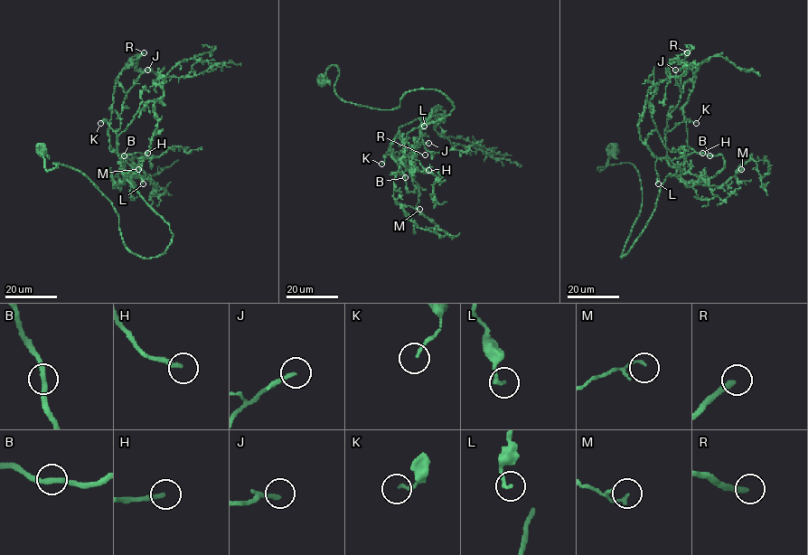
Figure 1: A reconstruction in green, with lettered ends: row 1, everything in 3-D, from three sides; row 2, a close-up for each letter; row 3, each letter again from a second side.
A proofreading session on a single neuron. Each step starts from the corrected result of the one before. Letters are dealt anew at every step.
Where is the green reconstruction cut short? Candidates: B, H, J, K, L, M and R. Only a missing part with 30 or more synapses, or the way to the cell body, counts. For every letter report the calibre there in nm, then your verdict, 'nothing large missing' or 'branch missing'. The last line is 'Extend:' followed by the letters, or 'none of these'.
B: 240 nm thick; nothing large missing
H: 240 nm thick; branch missing
J: 190 nm thick; nothing large missing
K: 130 nm thick; nothing large missing
L: 180 nm thick; nothing large missing
M: 140 nm thick; nothing large missing
R: 280 nm thick; branch missing
Extend: H, R

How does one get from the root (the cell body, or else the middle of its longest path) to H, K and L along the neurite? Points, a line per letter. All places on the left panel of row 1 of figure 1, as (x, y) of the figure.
H: (40, 149), (46, 169), (92, 183), (145, 258), (173, 236), (123, 175), (125, 155), (147, 153)
K: (40, 149), (46, 169), (76, 169), (110, 201), (131, 252), (159, 256), (170, 226), (100, 123)
L: (40, 149), (46, 169), (81, 172), (125, 245), (150, 258), (173, 234), (123, 175), (138, 157), (143, 183)

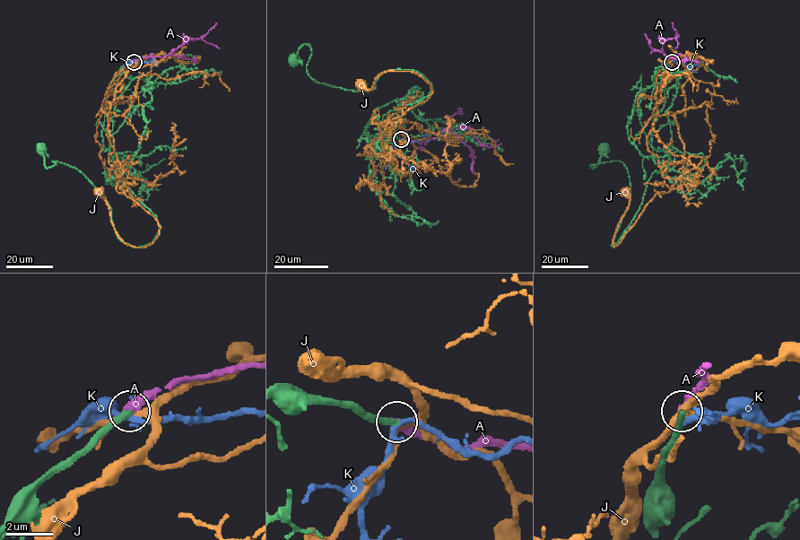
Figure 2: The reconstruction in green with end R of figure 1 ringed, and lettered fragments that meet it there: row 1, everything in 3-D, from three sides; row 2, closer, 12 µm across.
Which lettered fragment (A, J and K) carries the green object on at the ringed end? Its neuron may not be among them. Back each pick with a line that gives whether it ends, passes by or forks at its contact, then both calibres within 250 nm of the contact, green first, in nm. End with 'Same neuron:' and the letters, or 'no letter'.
A: It ends there. Thickness 320 nm (green) against 360 nm
Same neuron: A

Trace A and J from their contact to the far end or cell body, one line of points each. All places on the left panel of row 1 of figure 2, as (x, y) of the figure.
A: (134, 62), (167, 56), (190, 39), (200, 38), (219, 48)
J: (134, 62), (115, 74), (101, 109), (115, 189), (157, 222), (157, 238), (126, 244), (100, 193)

